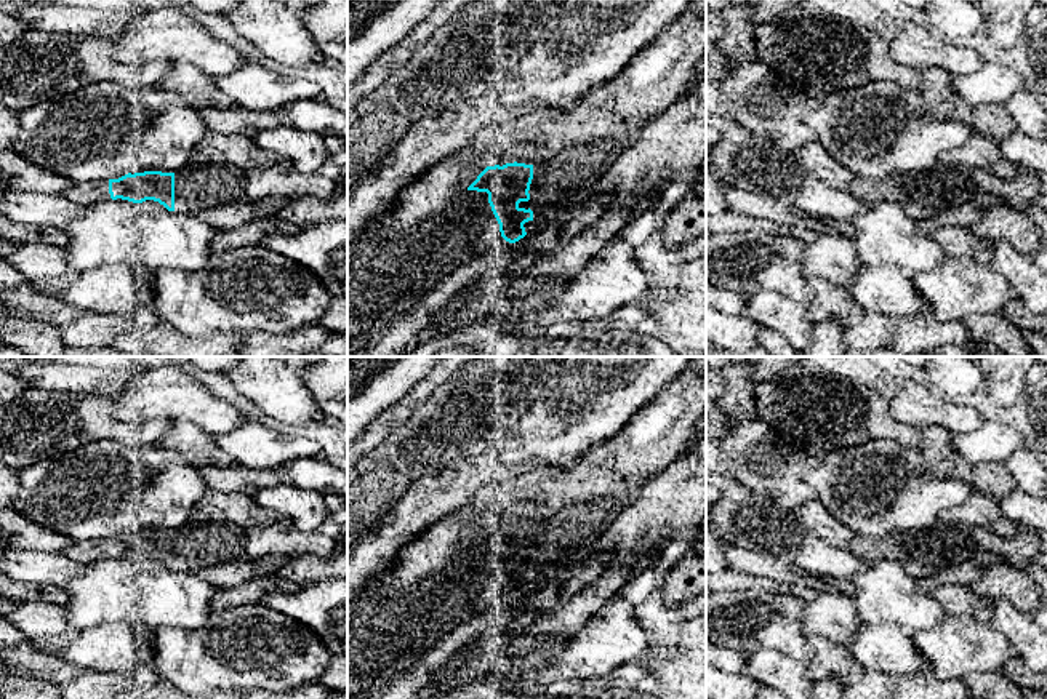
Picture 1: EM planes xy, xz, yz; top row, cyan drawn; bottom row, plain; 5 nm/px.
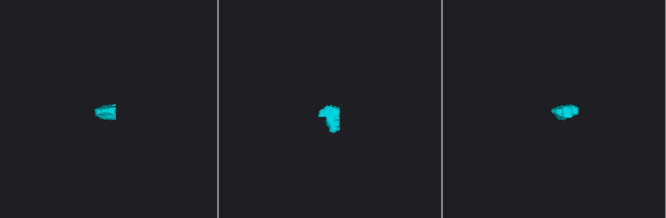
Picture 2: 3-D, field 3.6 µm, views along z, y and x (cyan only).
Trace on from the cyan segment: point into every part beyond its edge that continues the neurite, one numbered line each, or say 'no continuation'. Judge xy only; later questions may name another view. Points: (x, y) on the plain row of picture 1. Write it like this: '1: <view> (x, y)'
1: xy (197, 546)
2: xy (85, 552)

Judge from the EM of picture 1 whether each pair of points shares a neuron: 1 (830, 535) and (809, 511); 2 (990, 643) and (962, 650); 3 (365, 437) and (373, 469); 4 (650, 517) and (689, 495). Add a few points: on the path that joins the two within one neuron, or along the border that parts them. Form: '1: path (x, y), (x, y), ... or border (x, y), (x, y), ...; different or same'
1: path (826, 528), (815, 517); same
2: path (983, 648), (974, 655), (969, 650); same
3: border (397, 427), (364, 456); different
4: path (660, 514), (679, 496); same

